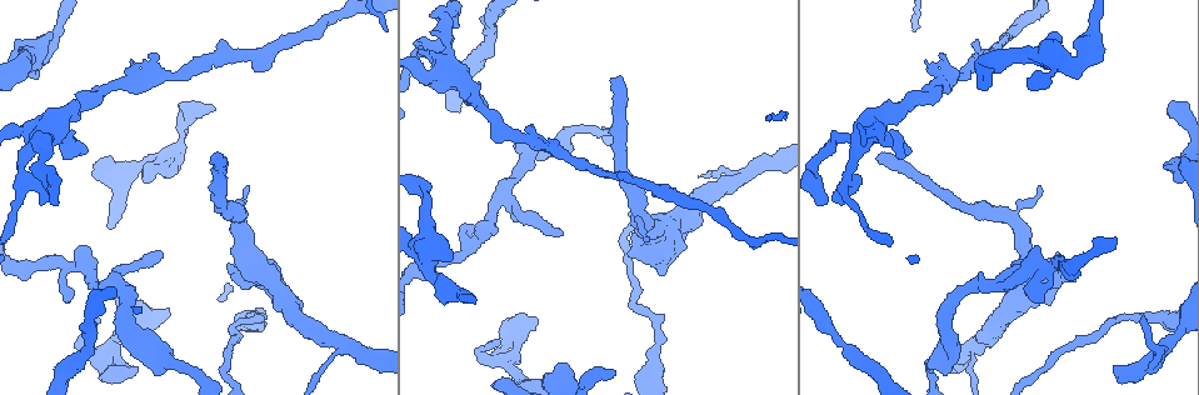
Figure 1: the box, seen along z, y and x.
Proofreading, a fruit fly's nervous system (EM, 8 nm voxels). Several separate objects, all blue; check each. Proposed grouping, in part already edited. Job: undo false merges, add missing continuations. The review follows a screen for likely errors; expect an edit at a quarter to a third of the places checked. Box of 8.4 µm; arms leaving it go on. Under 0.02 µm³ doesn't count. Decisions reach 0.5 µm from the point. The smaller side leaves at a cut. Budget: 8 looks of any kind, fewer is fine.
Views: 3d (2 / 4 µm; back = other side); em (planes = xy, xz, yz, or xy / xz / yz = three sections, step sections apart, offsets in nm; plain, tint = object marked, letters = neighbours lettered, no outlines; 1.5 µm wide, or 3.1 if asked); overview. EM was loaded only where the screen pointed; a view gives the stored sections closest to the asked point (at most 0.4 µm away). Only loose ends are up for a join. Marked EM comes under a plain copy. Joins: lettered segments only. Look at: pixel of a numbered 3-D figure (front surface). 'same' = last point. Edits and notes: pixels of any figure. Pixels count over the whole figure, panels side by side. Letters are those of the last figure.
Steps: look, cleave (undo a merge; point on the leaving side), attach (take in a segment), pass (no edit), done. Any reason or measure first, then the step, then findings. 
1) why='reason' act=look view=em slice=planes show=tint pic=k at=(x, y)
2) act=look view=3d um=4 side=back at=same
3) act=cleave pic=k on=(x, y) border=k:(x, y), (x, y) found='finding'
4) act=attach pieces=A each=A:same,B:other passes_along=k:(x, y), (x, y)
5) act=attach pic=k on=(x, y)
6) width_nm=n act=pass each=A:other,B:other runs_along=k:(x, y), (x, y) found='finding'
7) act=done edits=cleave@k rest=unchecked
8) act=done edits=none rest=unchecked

why='stops while still wide' act=look view=em slice=planes show=letters pic=1 at=(1037, 306)

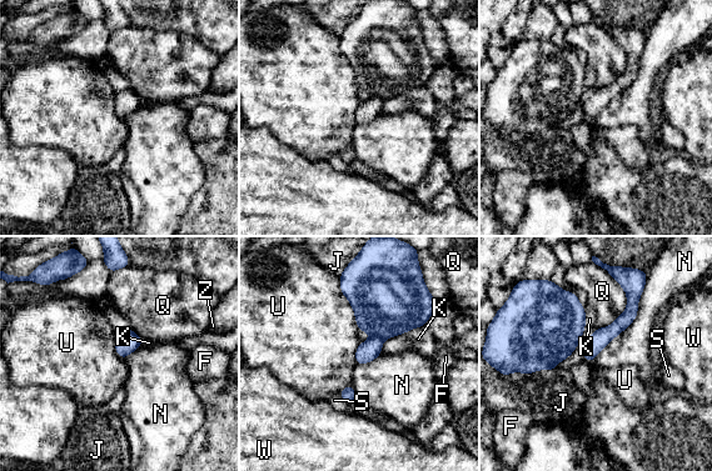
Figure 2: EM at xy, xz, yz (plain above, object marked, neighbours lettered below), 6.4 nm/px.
act=pass each=F:other,J:other,K:other,N:other,Q:other,S:other,U:other,W:other,Z:other border=2:(338, 276), (359, 330) found='no lettered segment goes on from it'

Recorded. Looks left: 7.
why='thick end' act=look view=3d um=2 pic=1 at=(559, 362)

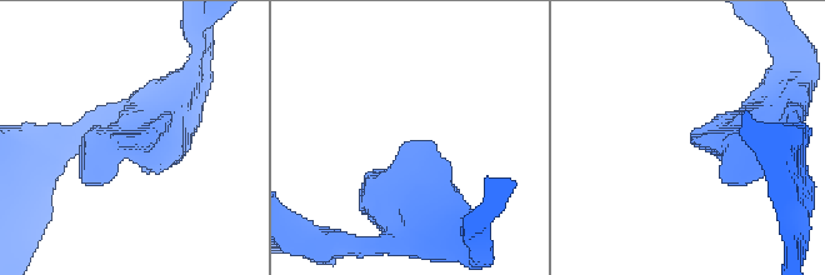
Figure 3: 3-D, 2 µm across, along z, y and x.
act=look view=em slice=planes show=letters pic=3 at=(690, 140)

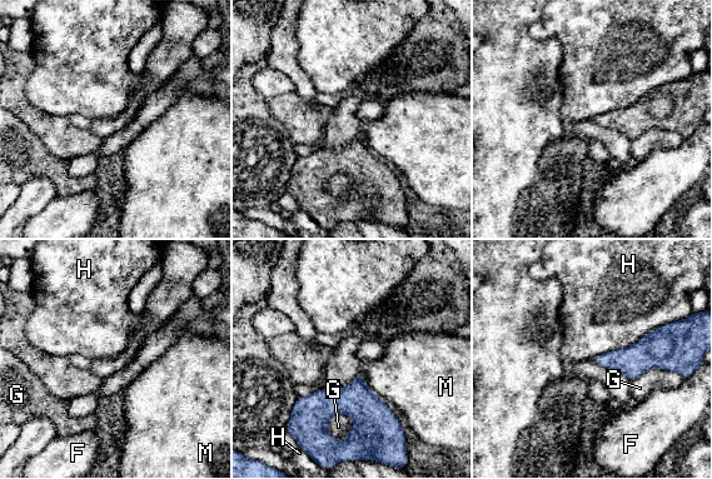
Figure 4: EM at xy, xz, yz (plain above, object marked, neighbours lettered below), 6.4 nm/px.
act=pass each=F:other,G:other,H:other,M:other runs_along=4:(297, 408), (362, 405), (393, 419) found='none of them fits'

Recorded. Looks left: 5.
why='thin neck' act=look view=em slice=planes show=letters pic=1 at=(487, 40)

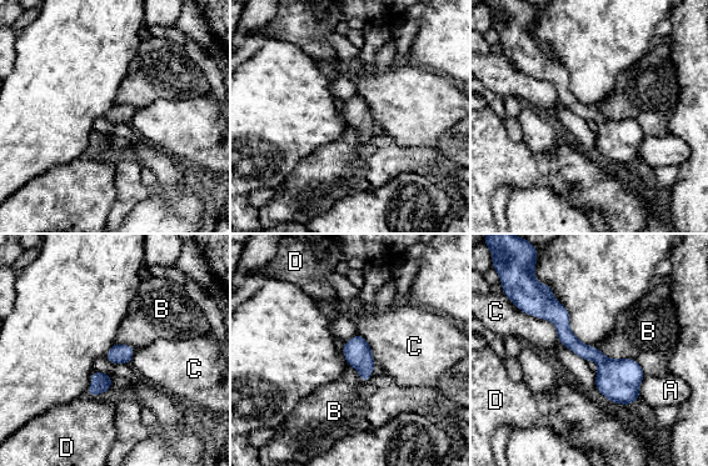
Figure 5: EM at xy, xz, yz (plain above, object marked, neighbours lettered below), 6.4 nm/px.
act=pass each=A:other,B:other,C:other,D:other runs_along=5:(546, 290), (564, 334), (636, 396) found='continuous, no second neuron'

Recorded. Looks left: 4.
act=done edits=none rest=unchecked

